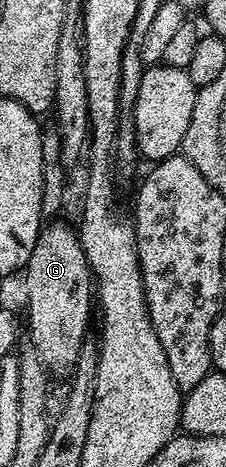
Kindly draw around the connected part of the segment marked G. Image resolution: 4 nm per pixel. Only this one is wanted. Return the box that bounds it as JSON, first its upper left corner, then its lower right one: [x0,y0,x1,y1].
[26,220,92,374]

